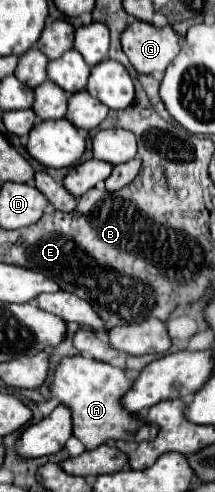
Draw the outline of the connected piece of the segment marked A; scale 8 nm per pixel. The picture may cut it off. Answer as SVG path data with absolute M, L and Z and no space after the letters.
M76 354L76 356L66 356L56 364L50 392L60 404L70 408L74 436L86 448L94 448L108 440L144 442L144 440L154 438L154 434L158 432L156 426L138 422L120 406L120 398L126 394L130 386L132 386L132 380L126 378L126 372L122 368L114 368L106 362L98 362L94 358Z

